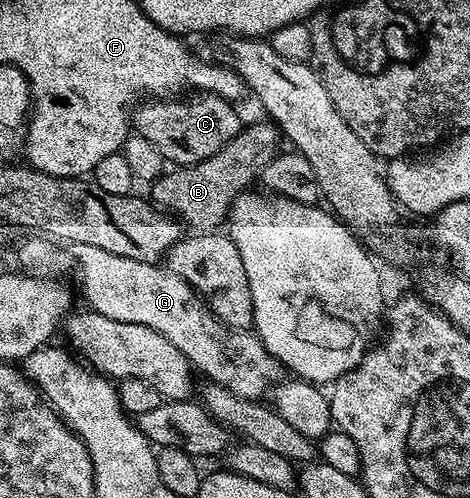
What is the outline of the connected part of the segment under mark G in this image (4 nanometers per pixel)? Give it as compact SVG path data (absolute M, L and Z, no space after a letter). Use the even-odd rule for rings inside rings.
M47 237L27 238L31 239L25 240L19 247L19 263L23 266L20 268L26 274L40 277L65 277L63 275L71 270L75 274L76 281L83 286L83 295L87 298L86 306L90 310L101 313L105 317L113 317L113 321L132 323L133 325L149 325L149 329L161 333L161 337L169 337L169 341L173 341L173 345L177 345L177 349L181 349L181 353L185 353L192 368L200 376L204 375L204 380L221 385L225 389L229 389L229 393L242 399L259 401L262 400L261 397L266 391L268 394L273 385L284 378L283 364L278 363L267 352L258 335L250 330L234 331L232 327L225 326L208 309L202 297L184 279L167 270L166 266L159 263L133 261L130 257L121 257L99 249L97 245L81 245L80 243L64 245L62 242L52 241Z

